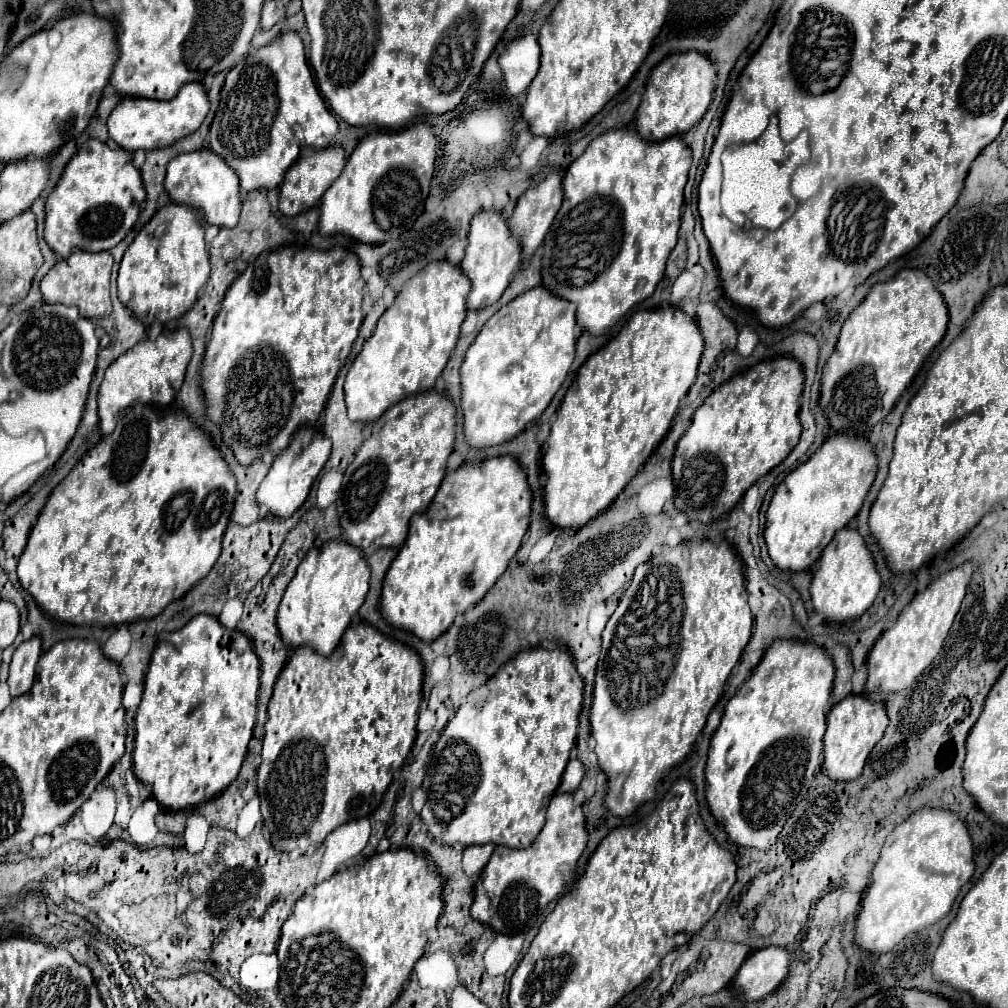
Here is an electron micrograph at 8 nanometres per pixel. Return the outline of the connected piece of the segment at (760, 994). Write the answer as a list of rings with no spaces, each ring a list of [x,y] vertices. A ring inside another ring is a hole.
[[[768,946],[754,950],[740,966],[738,974],[732,980],[732,986],[744,994],[748,1002],[762,1000],[782,984],[790,962],[792,954],[786,948]]]

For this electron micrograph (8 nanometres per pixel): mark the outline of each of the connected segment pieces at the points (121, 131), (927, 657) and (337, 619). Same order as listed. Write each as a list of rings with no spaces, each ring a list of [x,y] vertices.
[[[186,82],[176,98],[170,102],[158,102],[148,98],[124,98],[108,118],[110,138],[128,152],[136,150],[156,150],[162,146],[174,144],[178,138],[184,138],[198,130],[202,120],[210,110],[210,100],[200,82]]]
[[[974,564],[958,566],[950,572],[944,572],[938,580],[928,584],[928,588],[914,596],[914,600],[902,610],[898,620],[890,630],[886,630],[874,648],[868,654],[868,682],[870,692],[902,692],[906,690],[916,676],[938,656],[944,646],[944,640],[950,632],[954,616],[960,610],[966,586],[974,572]]]
[[[332,540],[322,548],[312,550],[298,566],[294,582],[286,588],[280,602],[276,624],[282,642],[296,650],[300,646],[314,648],[314,652],[328,656],[338,646],[338,640],[352,622],[352,616],[364,604],[370,582],[370,568],[358,548],[348,542]]]

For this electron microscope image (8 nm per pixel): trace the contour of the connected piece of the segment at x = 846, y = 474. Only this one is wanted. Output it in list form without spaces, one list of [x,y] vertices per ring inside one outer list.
[[[836,434],[816,450],[808,462],[792,470],[776,488],[766,512],[764,540],[772,562],[780,570],[808,570],[834,538],[862,508],[874,482],[878,464],[872,446],[862,438]]]

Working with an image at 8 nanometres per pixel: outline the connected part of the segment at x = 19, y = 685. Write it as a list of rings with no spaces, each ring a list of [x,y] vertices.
[[[32,636],[30,640],[22,642],[12,656],[10,662],[10,676],[8,676],[8,686],[10,686],[10,694],[16,698],[20,694],[26,694],[32,684],[34,684],[34,676],[36,676],[36,662],[42,654],[40,650],[40,636]]]

